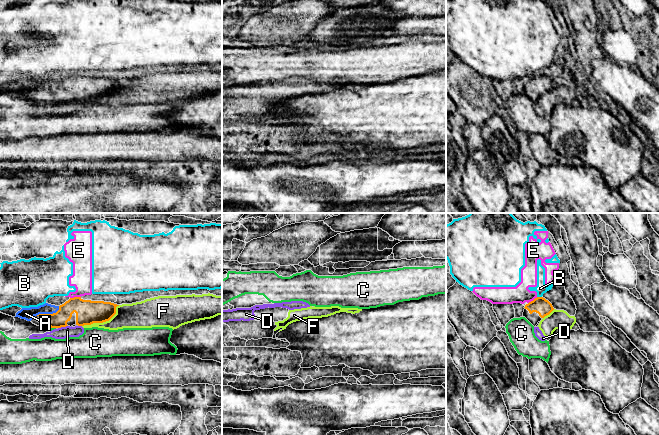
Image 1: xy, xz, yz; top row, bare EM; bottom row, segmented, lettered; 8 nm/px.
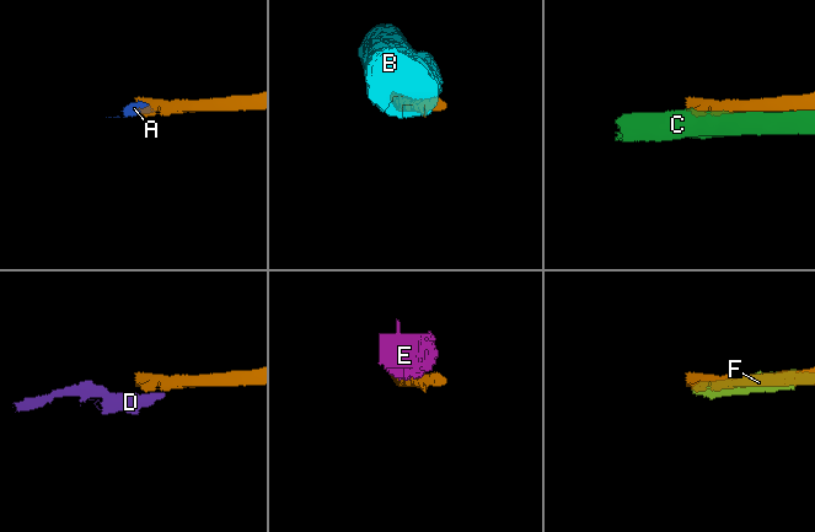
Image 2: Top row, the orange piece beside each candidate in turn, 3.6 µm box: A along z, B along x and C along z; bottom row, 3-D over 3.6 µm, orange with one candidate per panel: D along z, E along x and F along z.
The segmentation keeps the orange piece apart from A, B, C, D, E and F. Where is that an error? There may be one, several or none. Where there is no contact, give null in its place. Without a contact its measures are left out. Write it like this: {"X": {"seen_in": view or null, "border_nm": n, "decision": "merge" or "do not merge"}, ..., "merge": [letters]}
{"A": {"seen_in": "xy", "border_nm": 200, "decision": "merge"}, "B": {"seen_in": "yz", "border_nm": 40, "decision": "do not merge"}, "C": {"seen_in": "xy", "border_nm": 40, "decision": "do not merge"}, "D": {"seen_in": "xy", "border_nm": 80, "decision": "do not merge"}, "E": {"seen_in": "xy", "border_nm": 90, "decision": "do not merge"}, "F": {"seen_in": "xy", "border_nm": 340, "decision": "do not merge"}, "merge": ["A"]}

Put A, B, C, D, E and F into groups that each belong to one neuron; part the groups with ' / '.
A / B E / C D / F

